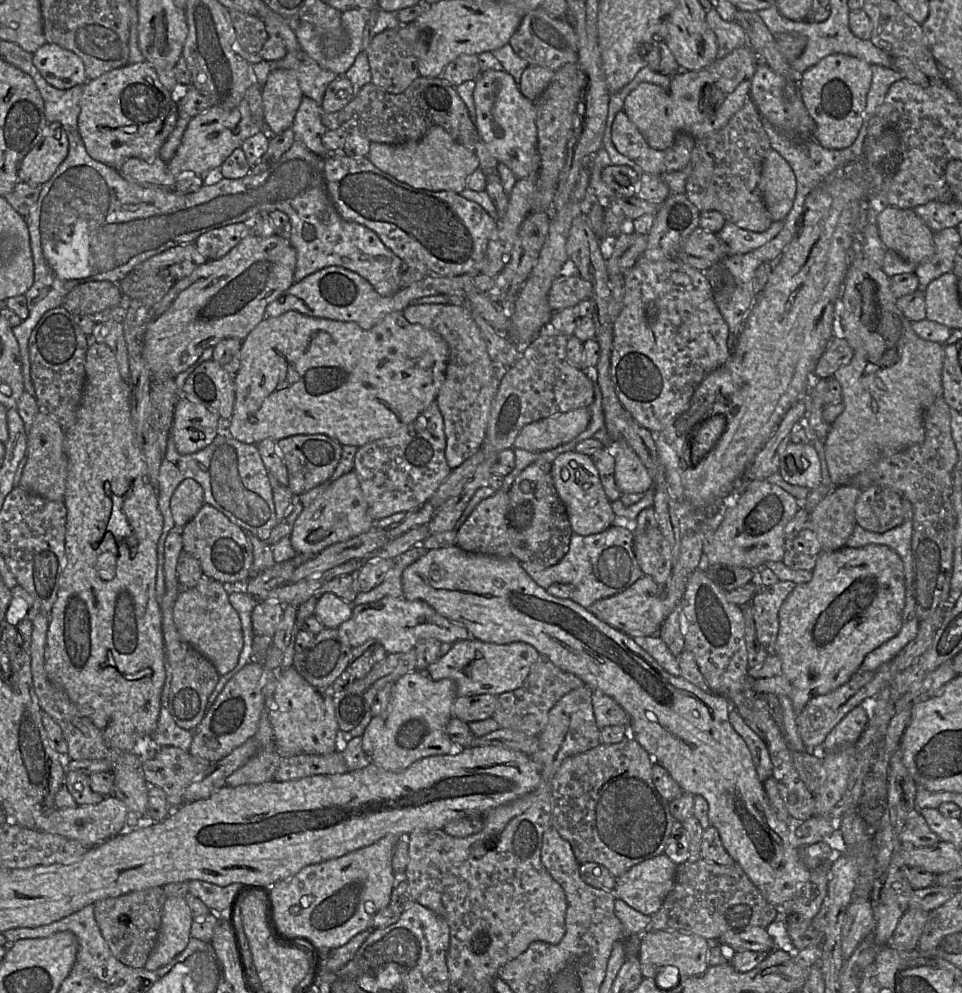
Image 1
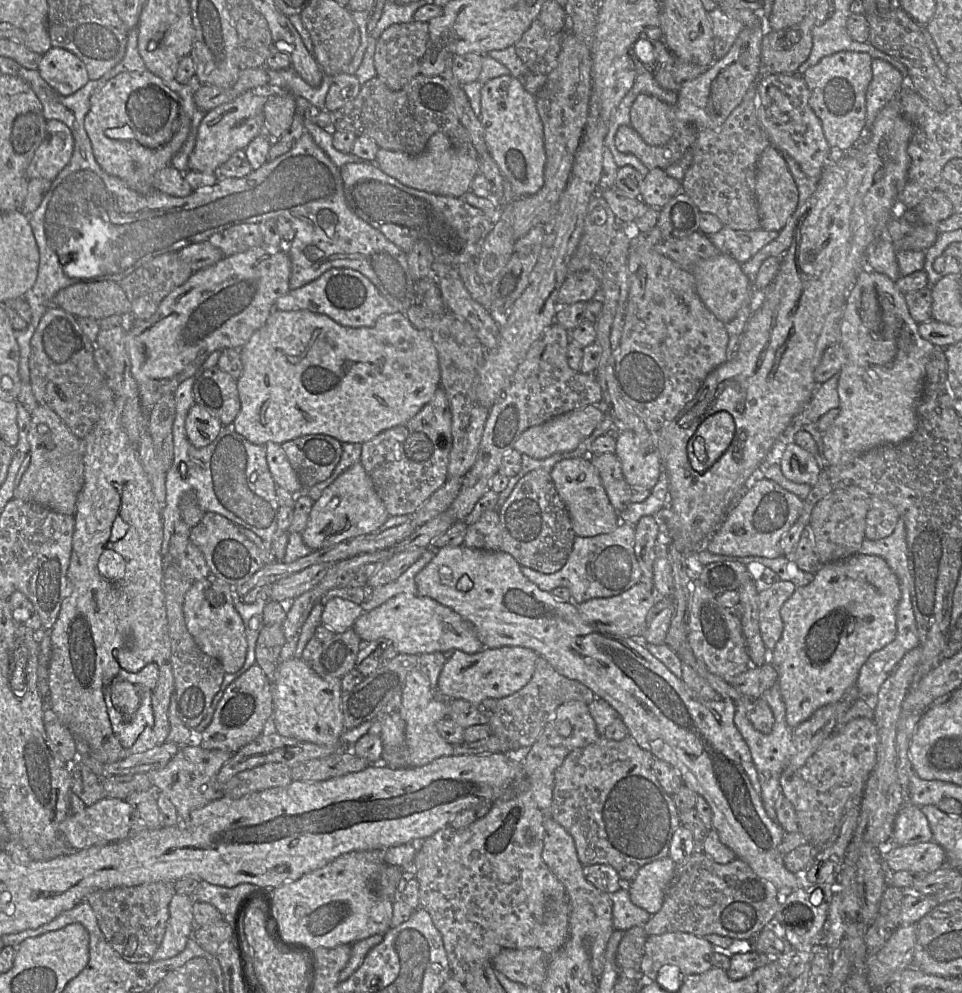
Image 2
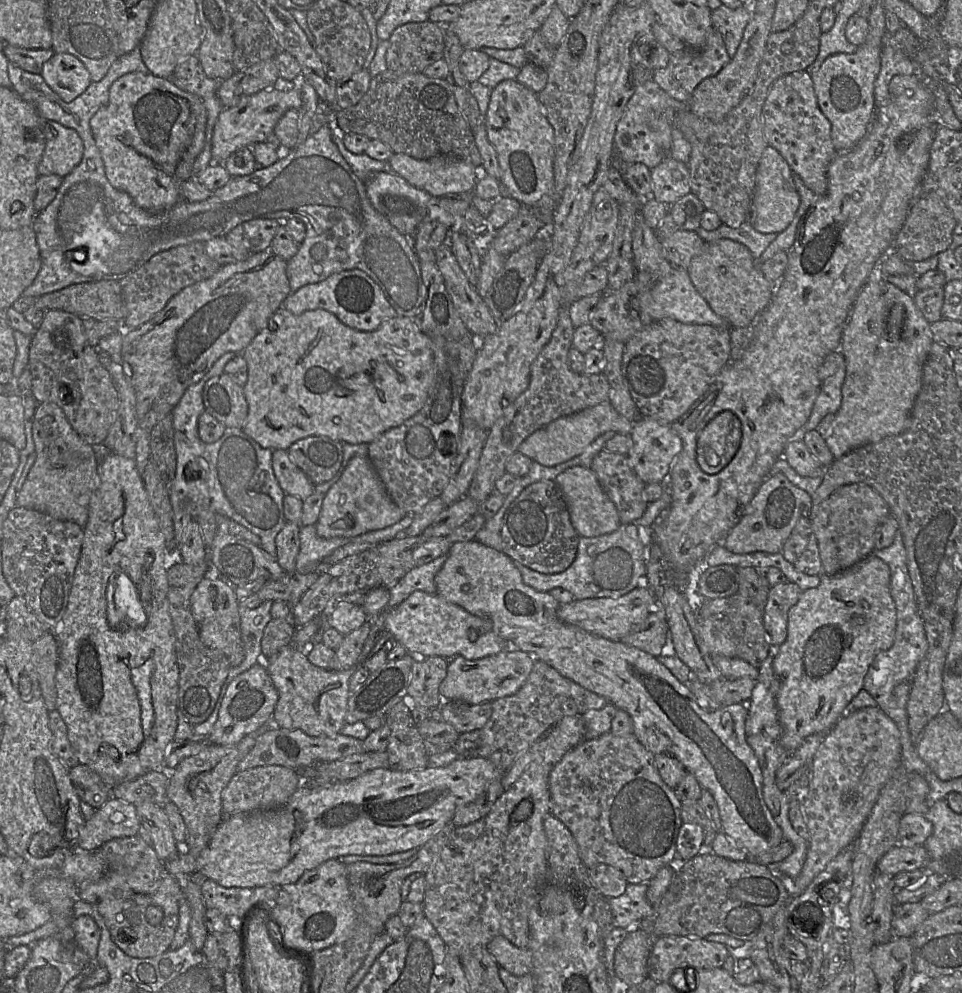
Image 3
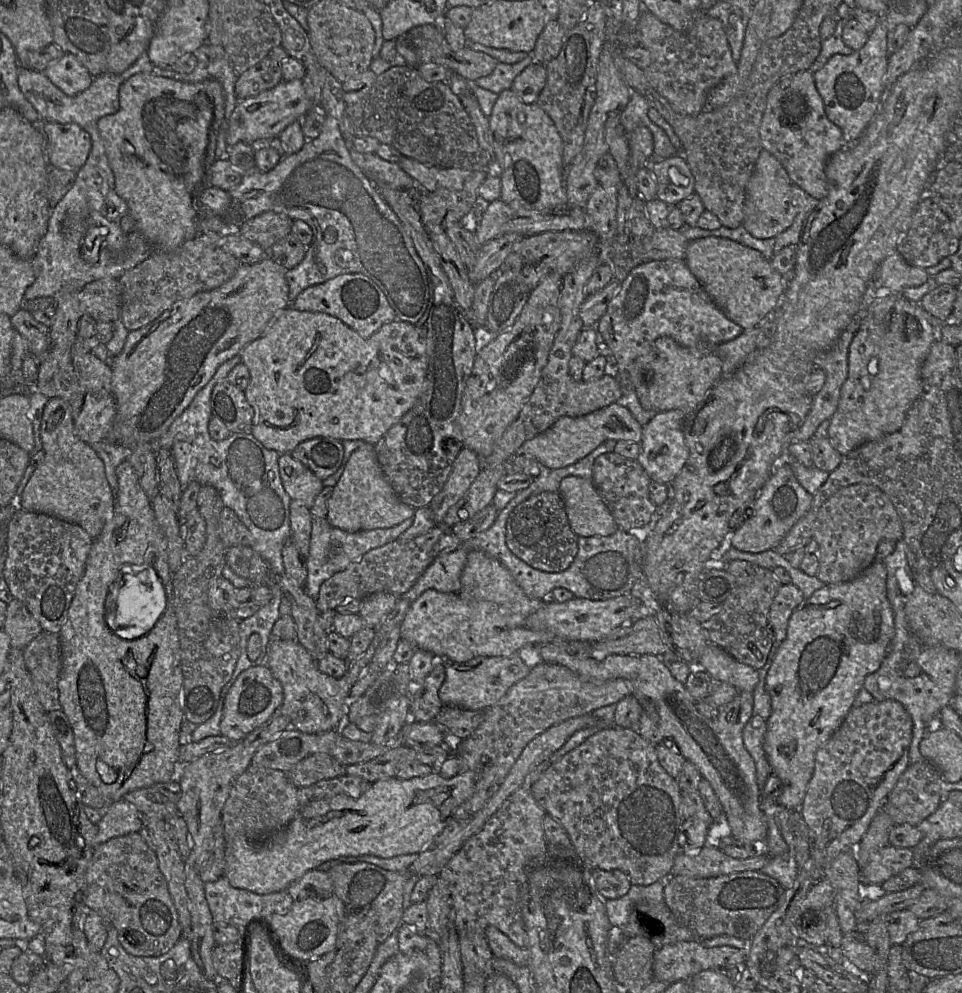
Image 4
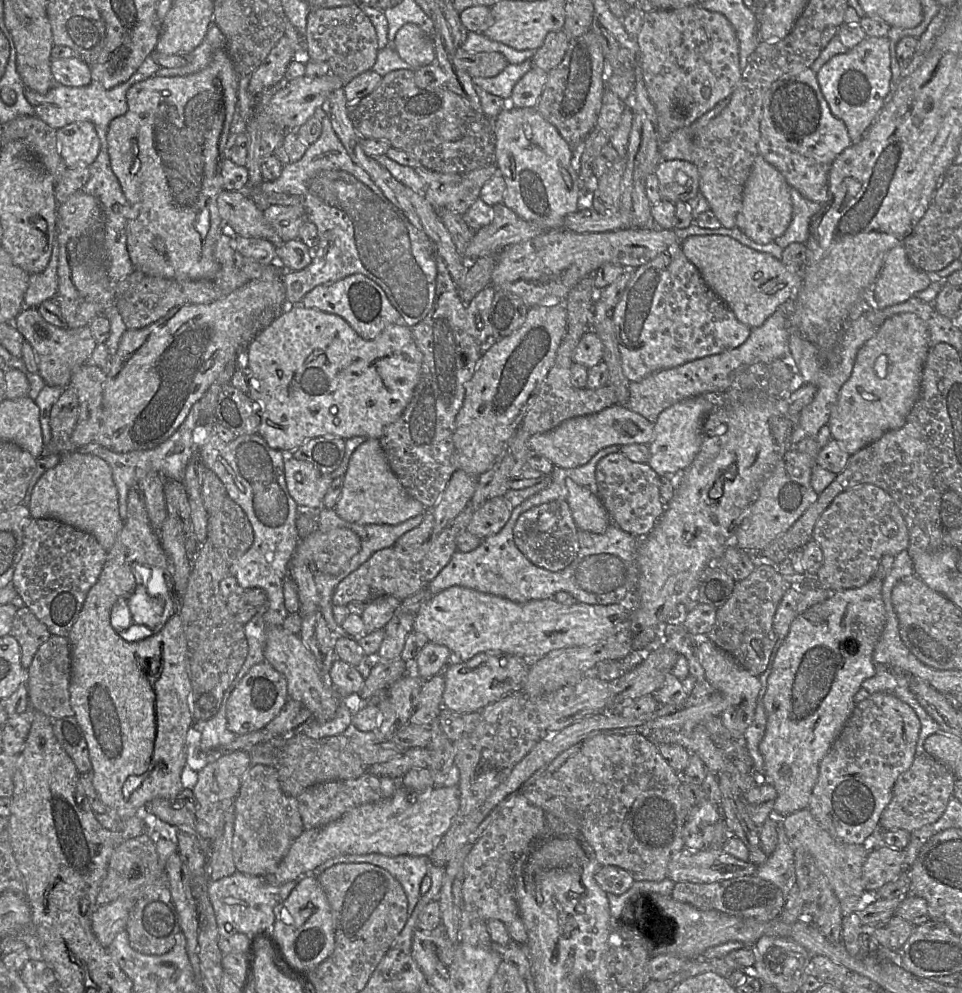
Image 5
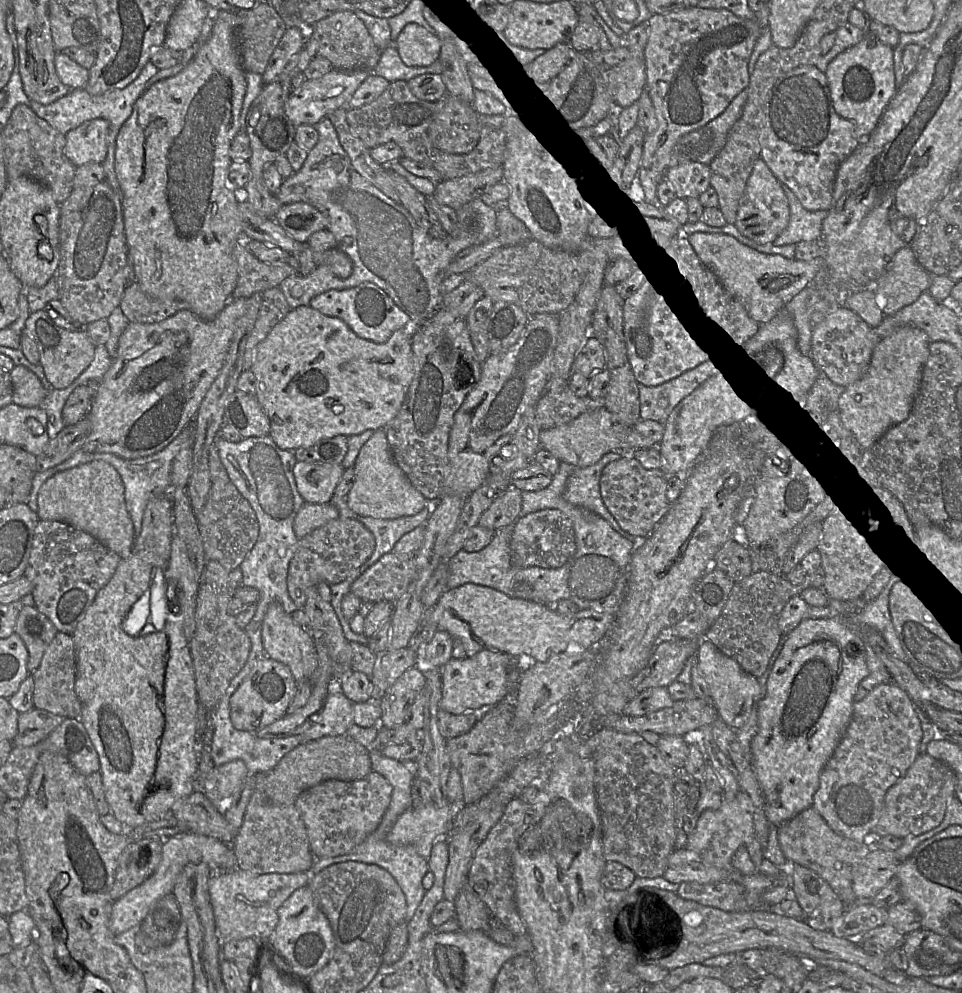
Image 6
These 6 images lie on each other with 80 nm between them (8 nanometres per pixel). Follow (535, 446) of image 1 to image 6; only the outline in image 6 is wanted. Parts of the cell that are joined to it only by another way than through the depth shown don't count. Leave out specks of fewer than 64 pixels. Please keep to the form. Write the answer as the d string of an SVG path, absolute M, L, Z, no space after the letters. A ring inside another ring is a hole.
M603 407L585 412L566 424L542 430L539 439L541 448L549 451L560 462L583 468L593 465L610 451L631 452L638 448L656 446L662 440L663 434L664 423L640 419L634 426L628 427L618 423Z

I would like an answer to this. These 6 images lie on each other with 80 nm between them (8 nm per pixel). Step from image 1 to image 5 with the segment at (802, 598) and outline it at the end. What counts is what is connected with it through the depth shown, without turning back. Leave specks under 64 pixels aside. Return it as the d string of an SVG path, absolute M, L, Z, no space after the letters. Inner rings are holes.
M874 576L864 586L860 588L847 589L831 593L823 602L809 607L805 612L797 616L791 623L789 633L778 649L774 660L772 671L767 679L767 689L763 697L763 704L767 716L767 724L763 739L759 744L759 751L764 760L764 775L762 781L771 784L777 792L772 813L776 818L783 818L798 810L807 809L813 787L816 784L819 764L831 748L834 741L840 735L847 720L851 716L856 703L854 701L856 693L862 687L864 680L872 677L876 673L873 662L873 652L878 643L886 623L886 612L882 600L883 580Z

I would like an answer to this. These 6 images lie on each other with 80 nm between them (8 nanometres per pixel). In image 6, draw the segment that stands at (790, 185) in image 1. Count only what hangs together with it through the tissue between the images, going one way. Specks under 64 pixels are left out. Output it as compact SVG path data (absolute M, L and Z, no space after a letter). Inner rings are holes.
M761 157L755 162L748 178L734 225L743 236L764 245L772 243L783 232L789 219L789 203L783 184Z

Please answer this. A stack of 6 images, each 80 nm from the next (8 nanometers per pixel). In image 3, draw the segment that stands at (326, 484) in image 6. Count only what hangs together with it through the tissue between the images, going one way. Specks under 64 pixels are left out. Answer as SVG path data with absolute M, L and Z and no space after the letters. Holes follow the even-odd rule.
M273 450L272 466L276 479L286 494L296 496L301 500L314 494L315 485L291 460L287 450Z

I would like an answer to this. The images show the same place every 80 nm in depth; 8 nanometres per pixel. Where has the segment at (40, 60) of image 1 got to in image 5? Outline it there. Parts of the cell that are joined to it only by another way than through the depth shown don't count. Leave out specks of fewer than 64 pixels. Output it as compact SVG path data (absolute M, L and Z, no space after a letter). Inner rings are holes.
M80 58L53 59L51 71L55 81L67 87L85 87L92 82L91 67Z

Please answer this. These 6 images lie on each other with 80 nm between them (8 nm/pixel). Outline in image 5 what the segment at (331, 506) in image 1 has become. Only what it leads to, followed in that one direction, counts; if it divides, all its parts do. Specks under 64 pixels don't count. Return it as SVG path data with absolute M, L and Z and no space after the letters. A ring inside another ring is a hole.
M368 438L353 452L343 478L343 488L334 507L338 516L357 524L397 525L421 515L424 505L411 497L391 470L380 440Z

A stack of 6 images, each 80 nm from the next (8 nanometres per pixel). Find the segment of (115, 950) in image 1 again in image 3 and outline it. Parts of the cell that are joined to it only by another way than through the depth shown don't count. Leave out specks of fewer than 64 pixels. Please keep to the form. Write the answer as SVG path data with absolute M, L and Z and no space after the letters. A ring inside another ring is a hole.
M138 834L112 839L95 851L104 856L106 872L97 881L79 887L79 898L96 908L111 938L127 955L151 958L170 949L179 906L185 898L180 879L167 871L154 848Z

